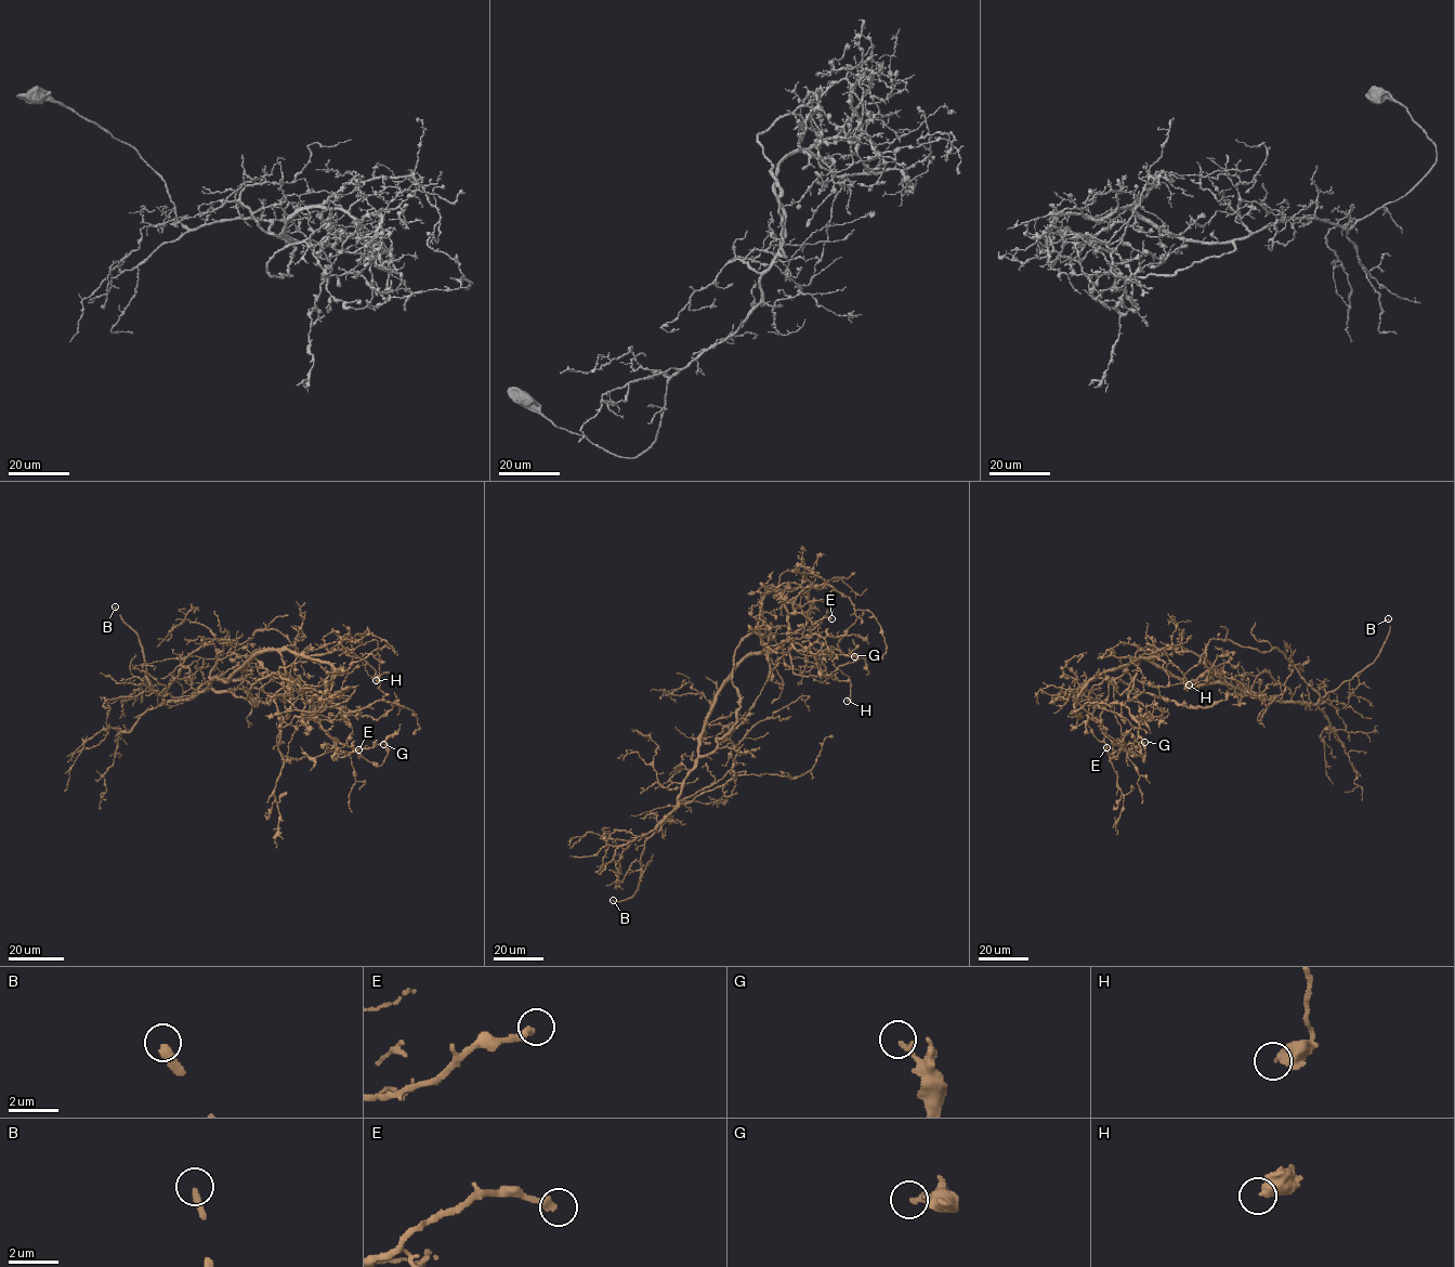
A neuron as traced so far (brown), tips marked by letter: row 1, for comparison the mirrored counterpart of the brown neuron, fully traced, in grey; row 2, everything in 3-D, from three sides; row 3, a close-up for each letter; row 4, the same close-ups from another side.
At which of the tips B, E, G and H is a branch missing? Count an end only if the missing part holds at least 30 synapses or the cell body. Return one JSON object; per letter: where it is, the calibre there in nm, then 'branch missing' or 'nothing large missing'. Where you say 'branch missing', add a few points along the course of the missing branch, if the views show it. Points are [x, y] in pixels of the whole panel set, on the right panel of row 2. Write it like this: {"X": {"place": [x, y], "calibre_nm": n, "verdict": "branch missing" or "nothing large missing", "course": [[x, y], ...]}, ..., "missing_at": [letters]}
{"B": {"place": [1388, 618], "calibre_nm": 320, "verdict": "branch missing", "course": [[1388, 618], [1366, 583], [1354, 577], [1347, 580]]}, "E": {"place": [1106, 747], "calibre_nm": 300, "verdict": "nothing large missing"}, "G": {"place": [1144, 742], "calibre_nm": 190, "verdict": "nothing large missing"}, "H": {"place": [1189, 684], "calibre_nm": 500, "verdict": "nothing large missing"}, "missing_at": ["B"]}

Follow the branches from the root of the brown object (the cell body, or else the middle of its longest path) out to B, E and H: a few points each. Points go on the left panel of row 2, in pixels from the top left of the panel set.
B: (231, 691), (207, 688), (185, 701), (164, 701), (146, 677), (146, 662), (136, 635), (115, 606)
E: (231, 691), (257, 705), (251, 687), (279, 671), (300, 687), (303, 715), (335, 740), (339, 757), (358, 749)
H: (231, 691), (215, 691), (211, 681), (226, 681), (260, 652), (323, 655), (345, 639), (377, 640), (376, 680)

